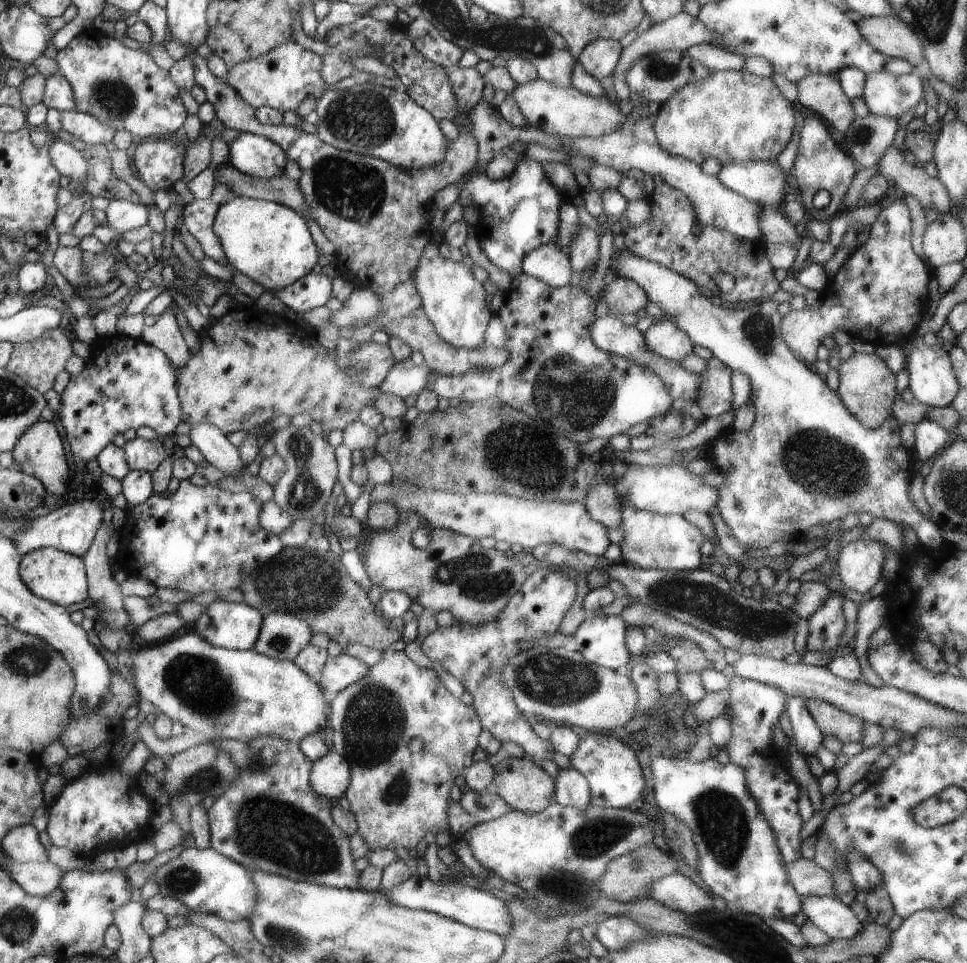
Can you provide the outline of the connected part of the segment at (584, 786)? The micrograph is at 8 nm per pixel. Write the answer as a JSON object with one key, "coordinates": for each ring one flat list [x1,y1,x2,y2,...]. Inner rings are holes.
{"coordinates":[[574,767,561,768,553,778,556,781,556,794,553,802,565,807,585,809,591,804,589,782]]}

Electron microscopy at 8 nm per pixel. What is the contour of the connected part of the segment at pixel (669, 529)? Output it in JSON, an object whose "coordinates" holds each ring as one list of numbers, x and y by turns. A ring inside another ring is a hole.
{"coordinates":[[624,503,621,506,624,541,620,545,623,562,643,569,674,569,691,571,699,569,702,560,700,546,706,540,700,529,684,519,683,515,659,515,637,509]]}

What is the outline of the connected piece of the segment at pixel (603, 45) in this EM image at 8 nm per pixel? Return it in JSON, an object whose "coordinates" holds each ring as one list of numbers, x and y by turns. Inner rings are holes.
{"coordinates":[[596,39,577,56,577,61,596,80,612,75,621,59,624,44,612,39]]}

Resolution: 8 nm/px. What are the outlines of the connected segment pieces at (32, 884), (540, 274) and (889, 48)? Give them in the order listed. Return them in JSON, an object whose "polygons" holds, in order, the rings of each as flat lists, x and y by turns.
{"polygons":[[[6,858,3,862,11,876,27,893,35,897,45,897,62,882,64,872,56,864,47,860,45,863,19,863]],[[548,243,529,251,521,262,522,273,545,281,547,285,564,287,572,276,569,255,557,243]],[[897,16,863,17,858,26,878,52,909,61,914,68,926,66,922,41,914,29]]]}

